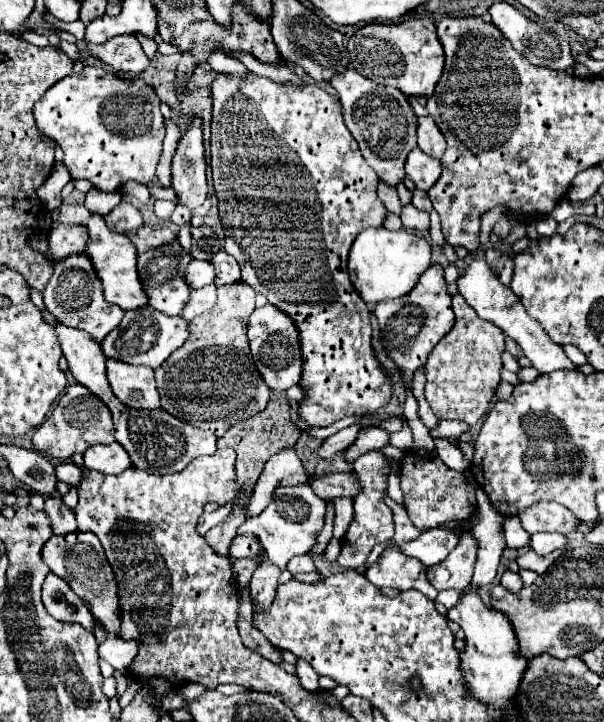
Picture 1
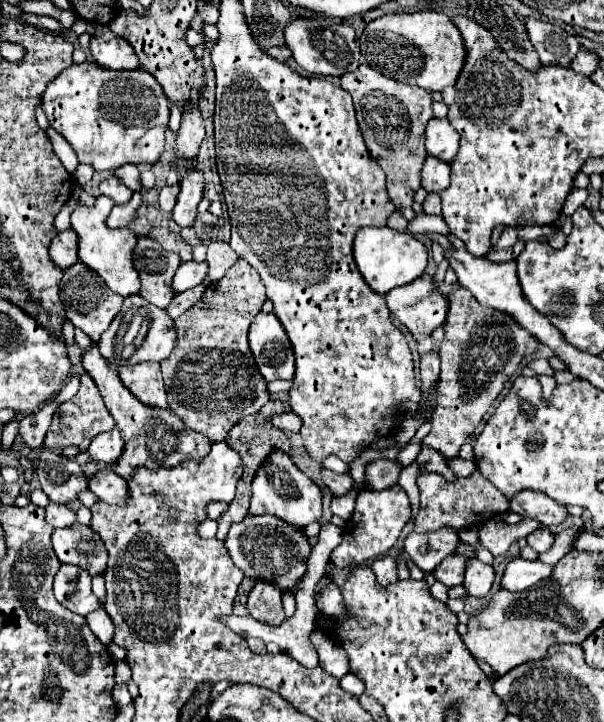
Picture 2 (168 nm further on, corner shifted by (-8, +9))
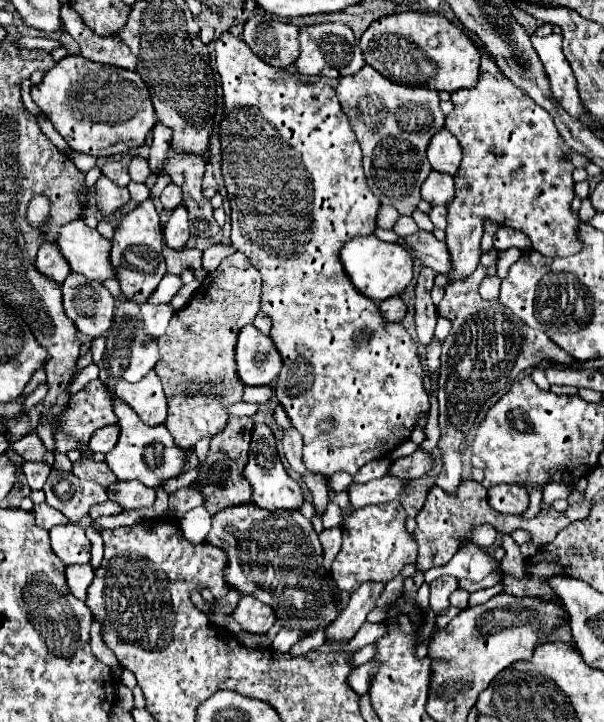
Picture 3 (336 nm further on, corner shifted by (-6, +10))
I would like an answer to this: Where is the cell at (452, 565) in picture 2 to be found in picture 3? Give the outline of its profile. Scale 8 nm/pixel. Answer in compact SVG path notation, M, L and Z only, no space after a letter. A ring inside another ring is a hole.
M451 578L451 580L433 580L429 586L431 586L429 606L433 608L435 616L439 616L441 612L445 612L451 606L449 604L449 594L459 588L459 582L457 582L457 578Z

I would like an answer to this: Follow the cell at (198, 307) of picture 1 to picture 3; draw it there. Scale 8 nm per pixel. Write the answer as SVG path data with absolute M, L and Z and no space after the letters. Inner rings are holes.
M143 304L141 318L143 318L145 332L149 332L149 336L153 336L153 338L163 336L173 314L175 314L175 310L171 304Z

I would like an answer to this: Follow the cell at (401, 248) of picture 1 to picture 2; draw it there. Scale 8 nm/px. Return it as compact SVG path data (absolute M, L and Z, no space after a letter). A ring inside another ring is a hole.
M363 227L355 233L353 241L353 257L357 263L359 273L363 275L365 283L379 295L385 295L393 287L407 285L421 277L427 267L427 249L421 241L417 241L411 233L399 233L389 227Z

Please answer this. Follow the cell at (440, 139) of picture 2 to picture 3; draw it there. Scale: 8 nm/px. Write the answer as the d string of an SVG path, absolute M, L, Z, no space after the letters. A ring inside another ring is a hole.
M441 128L439 132L433 134L427 146L427 158L433 170L455 174L461 162L461 146L447 128Z

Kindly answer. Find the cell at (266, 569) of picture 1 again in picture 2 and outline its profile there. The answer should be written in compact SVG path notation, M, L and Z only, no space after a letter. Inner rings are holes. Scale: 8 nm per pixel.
M255 581L255 587L247 599L247 611L257 621L267 625L281 625L283 623L283 605L281 605L281 591L275 585L265 581Z

